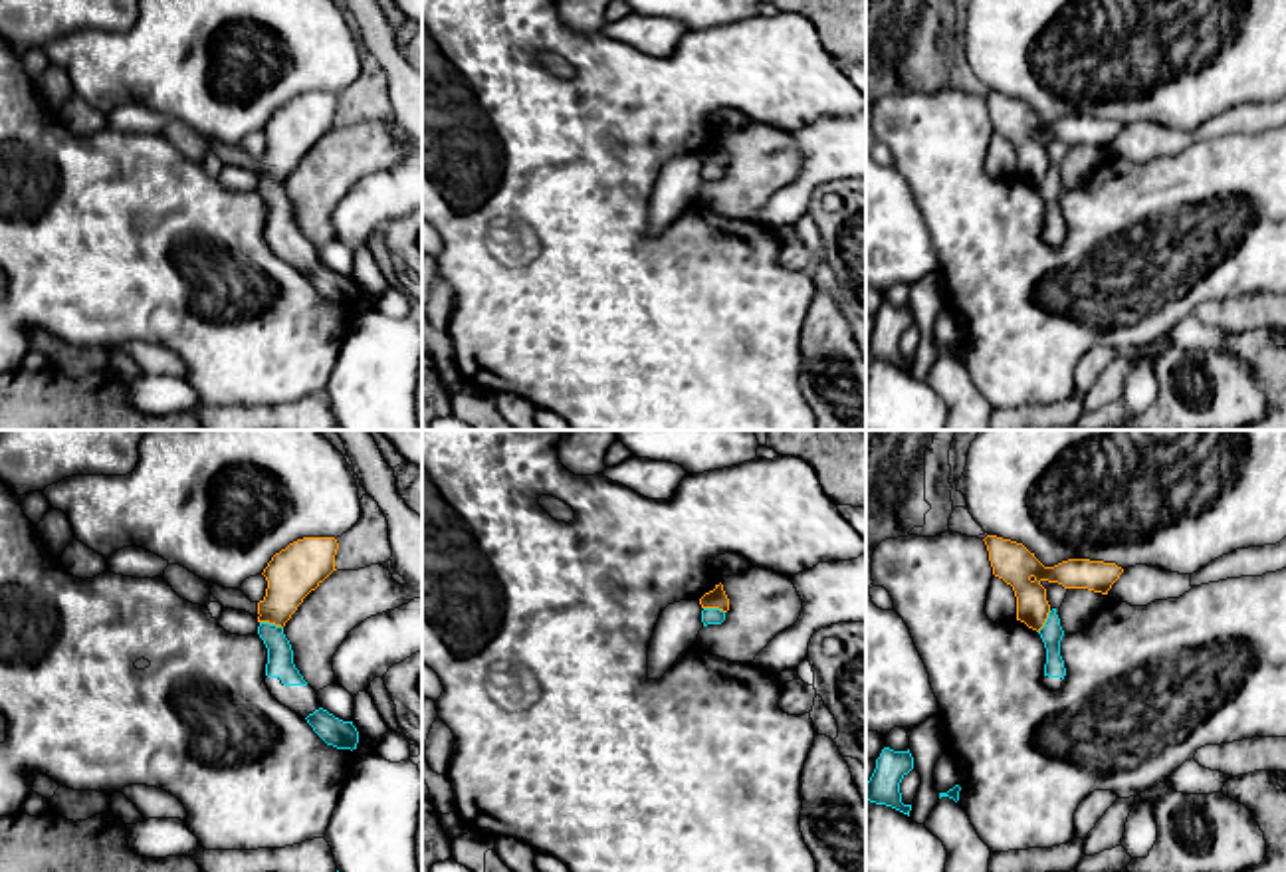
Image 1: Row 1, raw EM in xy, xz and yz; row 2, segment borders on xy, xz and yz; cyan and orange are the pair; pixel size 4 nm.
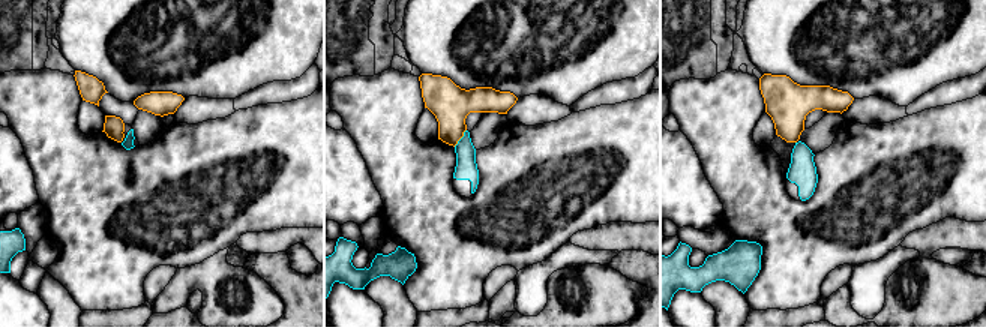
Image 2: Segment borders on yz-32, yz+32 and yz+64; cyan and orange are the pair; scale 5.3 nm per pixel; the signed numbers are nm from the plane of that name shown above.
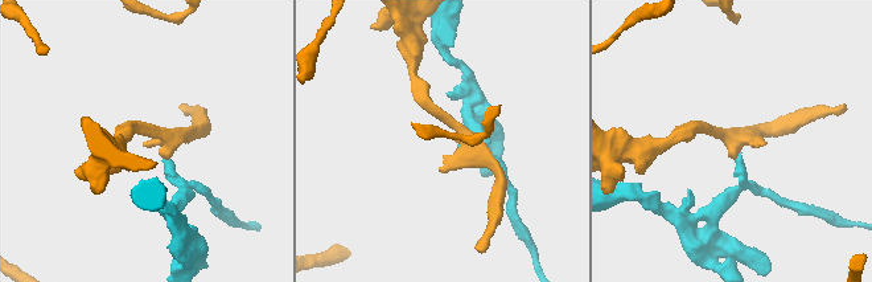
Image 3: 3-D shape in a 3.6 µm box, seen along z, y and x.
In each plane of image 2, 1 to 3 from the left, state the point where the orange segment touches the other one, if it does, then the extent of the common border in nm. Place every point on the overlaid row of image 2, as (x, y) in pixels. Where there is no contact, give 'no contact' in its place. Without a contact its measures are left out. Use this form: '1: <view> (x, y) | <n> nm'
1: no contact
2: yz+32 (461, 138) | 120 nm
3: no contact

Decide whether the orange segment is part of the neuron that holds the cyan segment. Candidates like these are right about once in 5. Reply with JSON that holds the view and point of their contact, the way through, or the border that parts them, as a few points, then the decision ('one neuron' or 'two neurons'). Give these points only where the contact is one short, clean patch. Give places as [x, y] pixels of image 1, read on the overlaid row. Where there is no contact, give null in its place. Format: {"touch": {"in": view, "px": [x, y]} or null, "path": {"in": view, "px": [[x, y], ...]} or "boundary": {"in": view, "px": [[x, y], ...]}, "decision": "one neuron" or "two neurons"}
{"touch": {"in": "xy", "px": [272, 625]}, "boundary": {"in": "xy", "px": [[260, 621], [282, 629]]}, "decision": "two neurons"}

